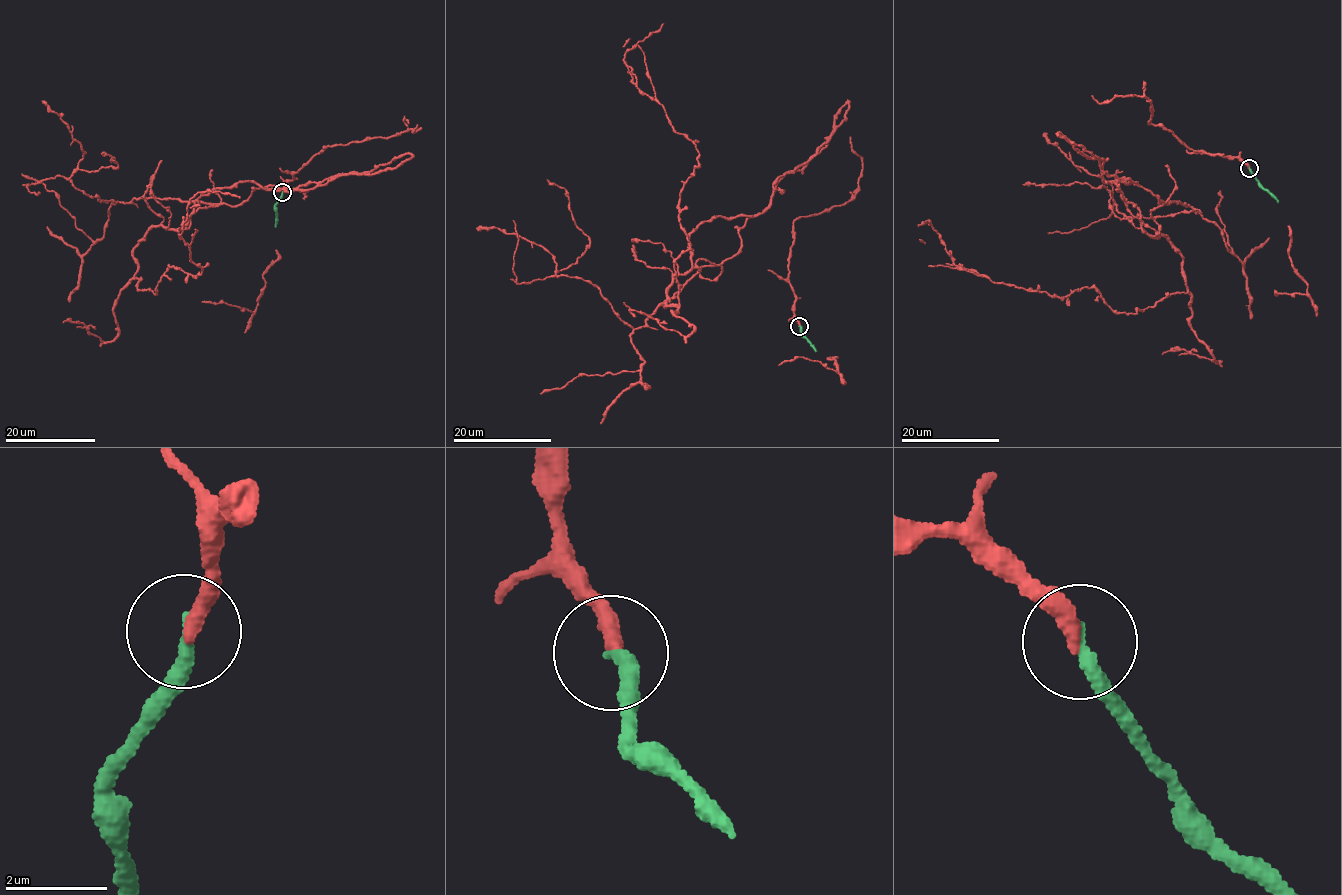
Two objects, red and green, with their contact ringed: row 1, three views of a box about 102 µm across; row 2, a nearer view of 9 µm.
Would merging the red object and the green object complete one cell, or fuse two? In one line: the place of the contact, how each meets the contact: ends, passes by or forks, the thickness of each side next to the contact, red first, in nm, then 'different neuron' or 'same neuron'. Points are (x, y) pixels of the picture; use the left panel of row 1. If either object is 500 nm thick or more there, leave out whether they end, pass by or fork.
at (282, 192); red ends there; green ends there; 340 nm thick on the red side, 280 nm on the other; same neuron

